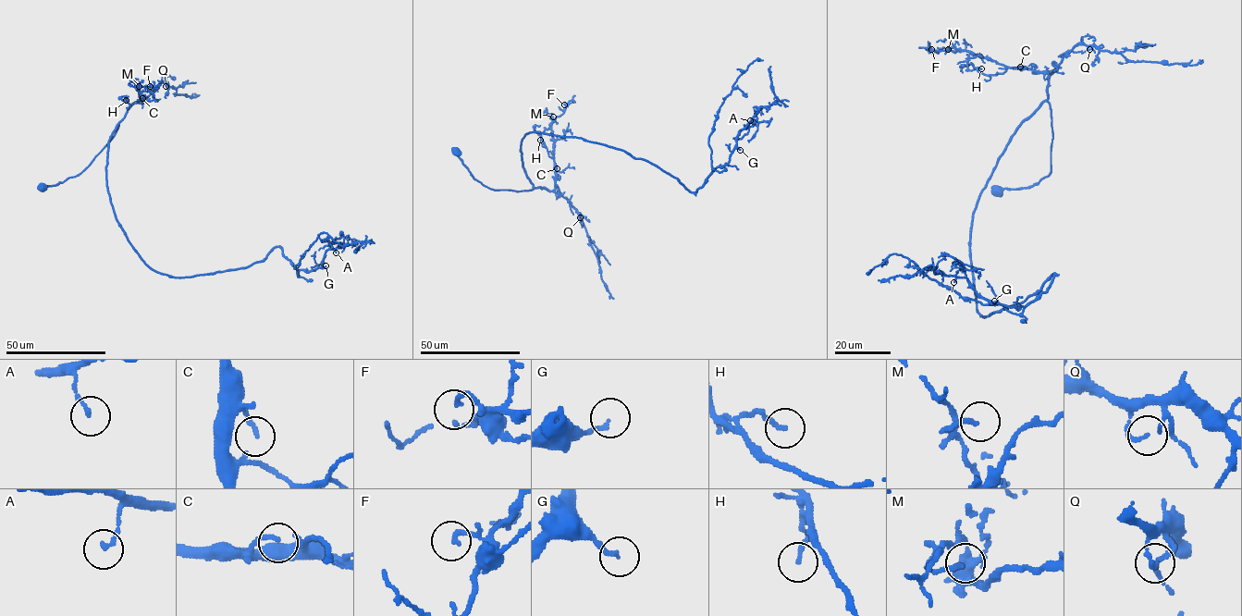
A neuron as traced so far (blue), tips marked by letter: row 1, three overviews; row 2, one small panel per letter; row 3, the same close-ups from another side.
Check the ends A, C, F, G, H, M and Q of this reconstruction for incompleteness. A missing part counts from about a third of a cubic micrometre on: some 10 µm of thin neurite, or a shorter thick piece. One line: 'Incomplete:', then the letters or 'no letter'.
Incomplete: no letter

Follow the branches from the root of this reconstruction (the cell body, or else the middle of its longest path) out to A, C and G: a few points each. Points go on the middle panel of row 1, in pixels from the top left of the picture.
A: (456, 151), (486, 187), (531, 190), (524, 135), (580, 138), (645, 159), (695, 192), (728, 163), (750, 120)
C: (456, 151), (471, 174), (493, 190), (521, 191), (540, 187), (552, 190), (557, 168)
G: (456, 151), (486, 187), (531, 190), (521, 152), (524, 135), (580, 138), (645, 159), (695, 192), (740, 150)

